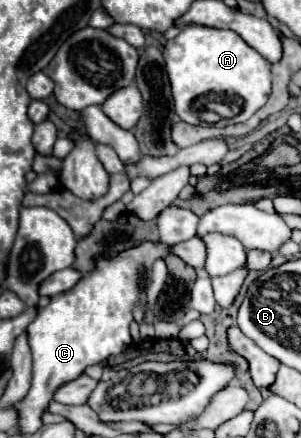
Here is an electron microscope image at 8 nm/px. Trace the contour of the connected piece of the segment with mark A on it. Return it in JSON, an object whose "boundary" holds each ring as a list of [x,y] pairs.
{"boundary":[[[190,24],[176,38],[166,42],[164,60],[172,86],[174,110],[186,124],[203,124],[198,111],[192,108],[194,98],[198,98],[200,94],[224,92],[240,96],[244,100],[244,110],[240,112],[242,122],[254,116],[254,112],[258,112],[270,96],[270,64],[232,30]]]}

